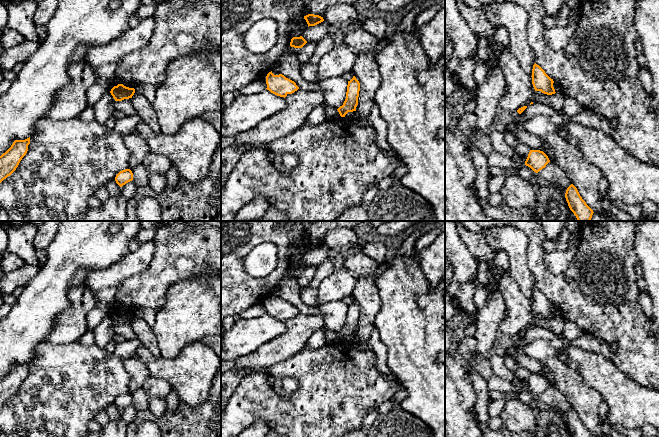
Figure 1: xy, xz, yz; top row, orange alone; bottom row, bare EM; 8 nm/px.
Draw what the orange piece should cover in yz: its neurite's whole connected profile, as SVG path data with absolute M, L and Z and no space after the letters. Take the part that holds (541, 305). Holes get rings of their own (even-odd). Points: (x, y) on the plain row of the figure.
M536 287L533 289L531 301L535 315L541 315L542 317L547 319L552 319L556 317L553 311L553 303L551 303L545 297L545 295Z

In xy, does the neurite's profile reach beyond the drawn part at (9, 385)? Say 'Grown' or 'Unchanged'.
Unchanged

